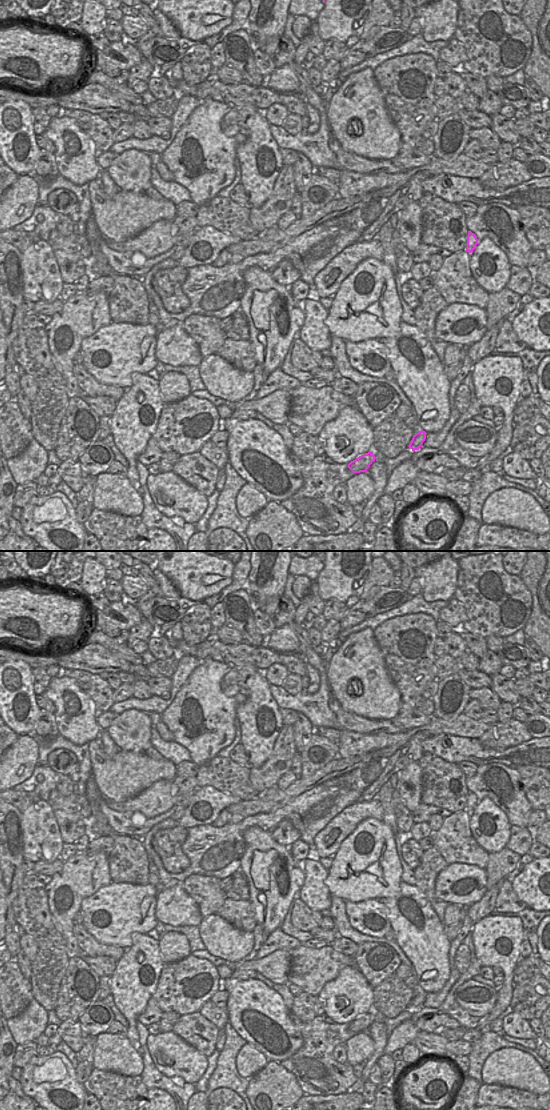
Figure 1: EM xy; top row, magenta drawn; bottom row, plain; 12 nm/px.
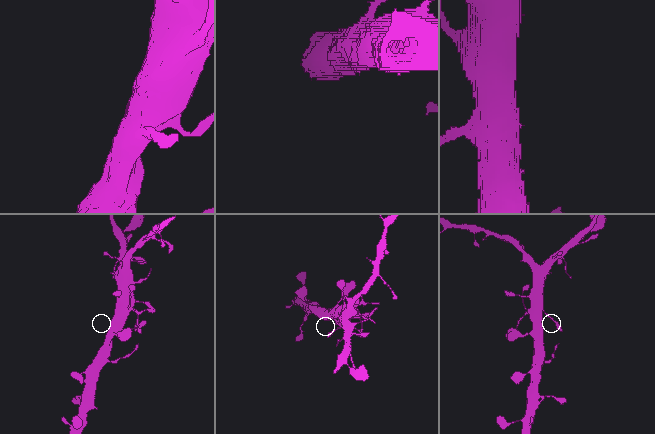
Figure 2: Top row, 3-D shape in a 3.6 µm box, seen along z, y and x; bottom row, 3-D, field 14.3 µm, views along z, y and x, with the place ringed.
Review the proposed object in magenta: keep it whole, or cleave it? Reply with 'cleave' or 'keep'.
cleave

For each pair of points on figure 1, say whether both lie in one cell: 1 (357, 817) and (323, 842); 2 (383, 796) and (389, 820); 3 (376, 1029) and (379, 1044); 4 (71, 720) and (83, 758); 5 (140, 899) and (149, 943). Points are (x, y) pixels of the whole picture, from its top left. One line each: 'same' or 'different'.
1: same
2: same
3: same
4: different
5: different

